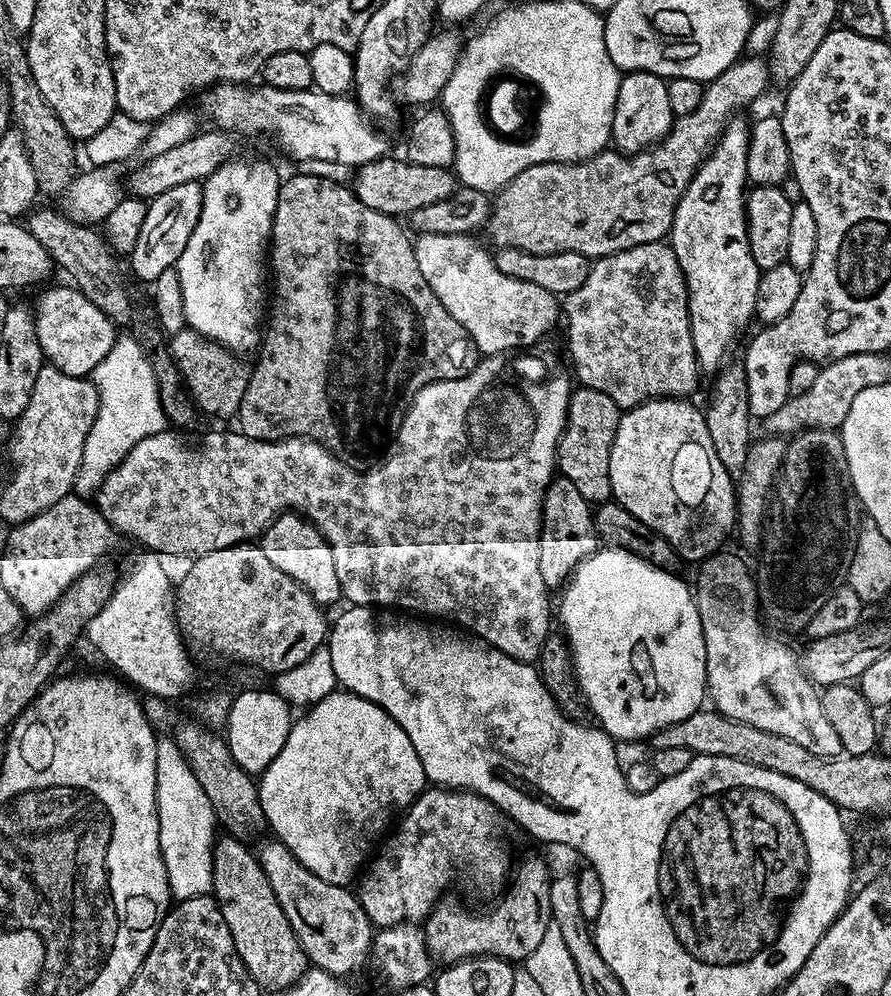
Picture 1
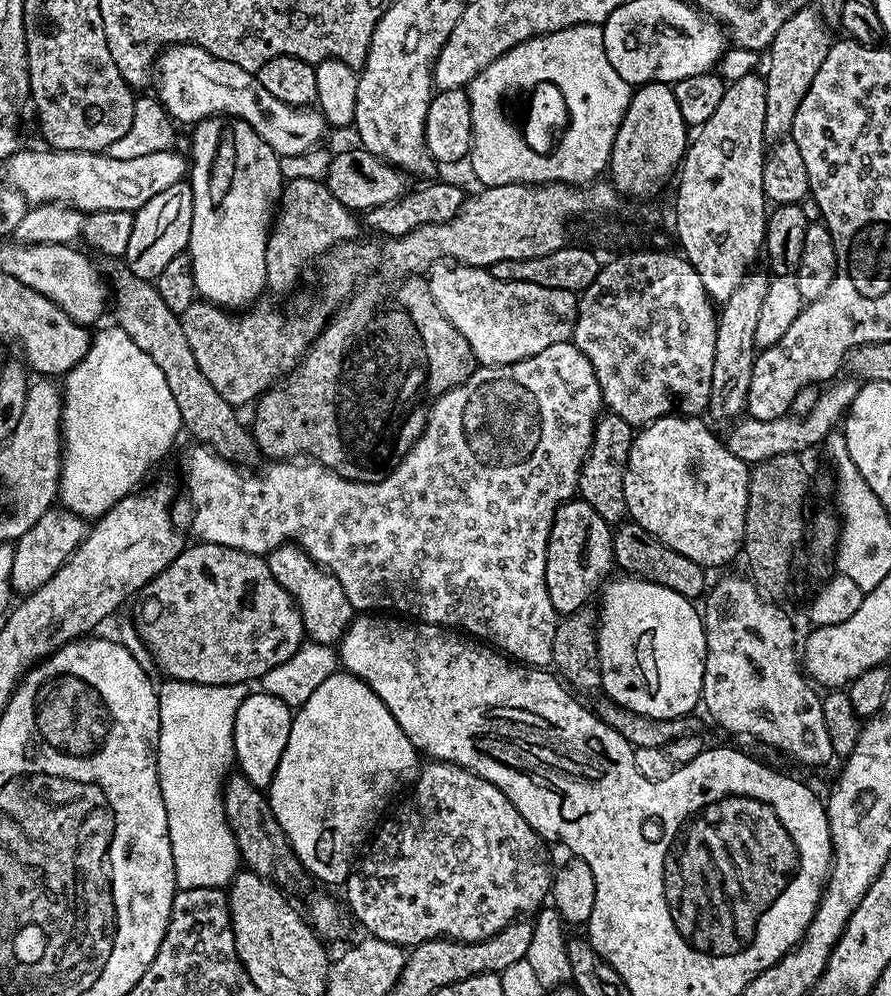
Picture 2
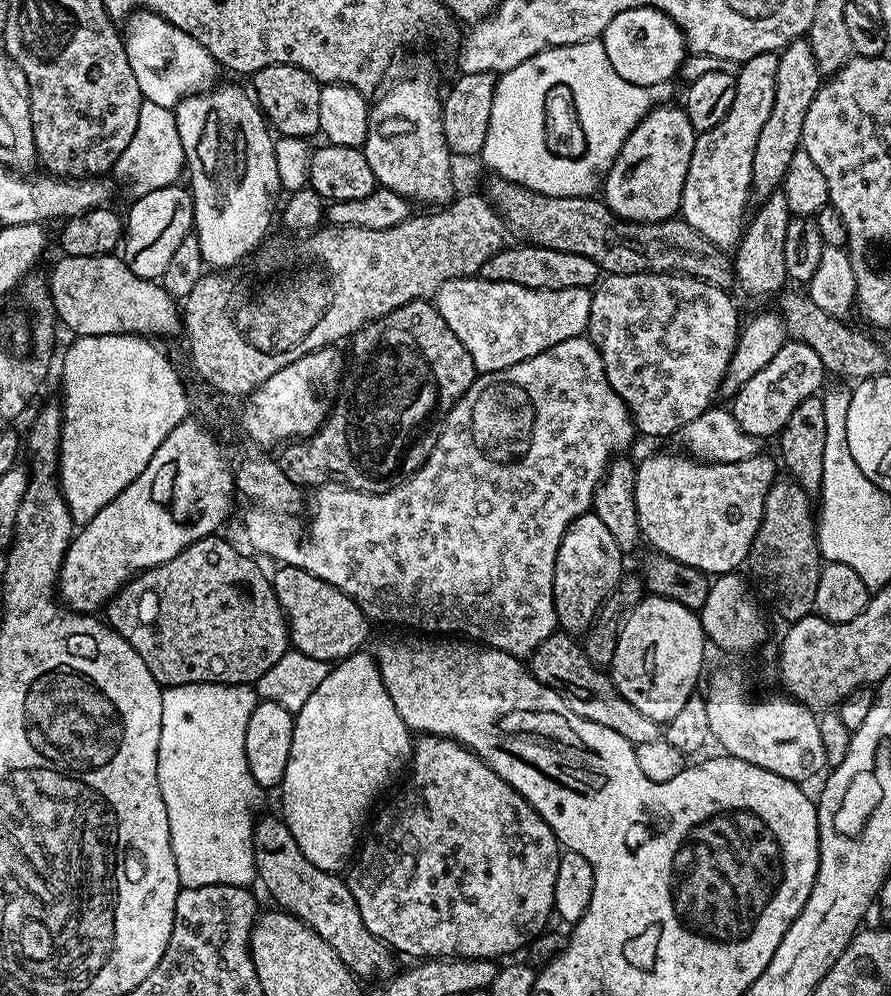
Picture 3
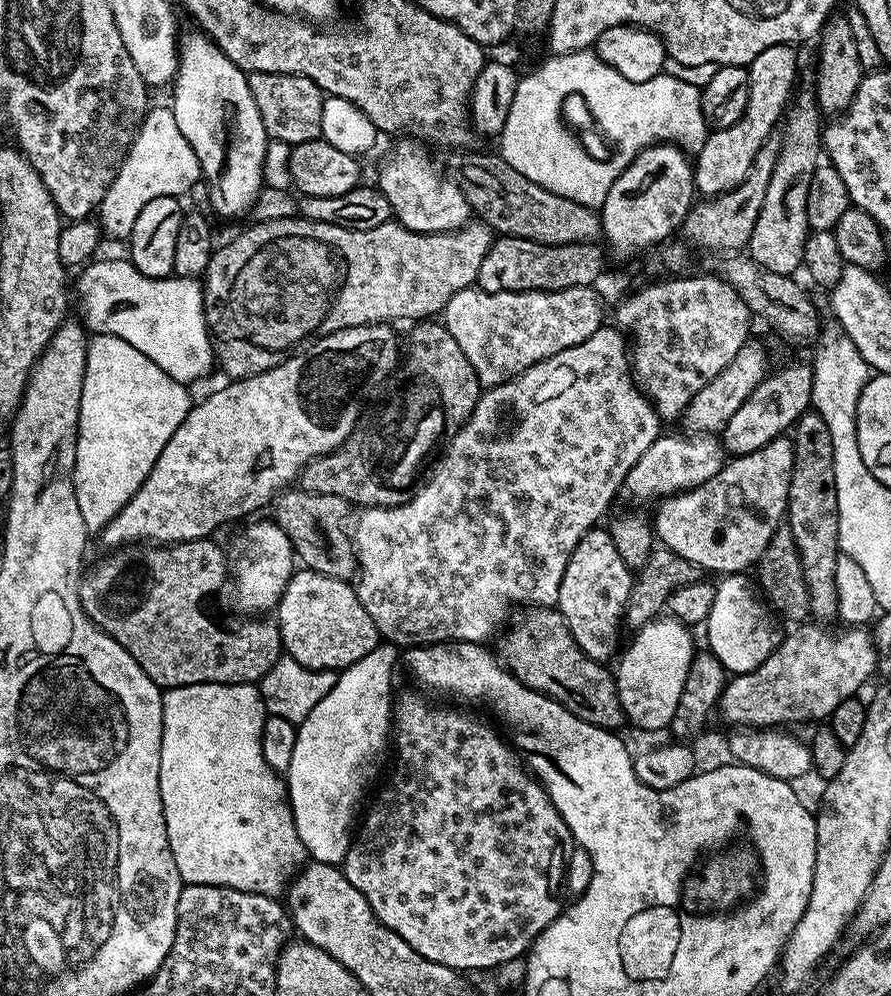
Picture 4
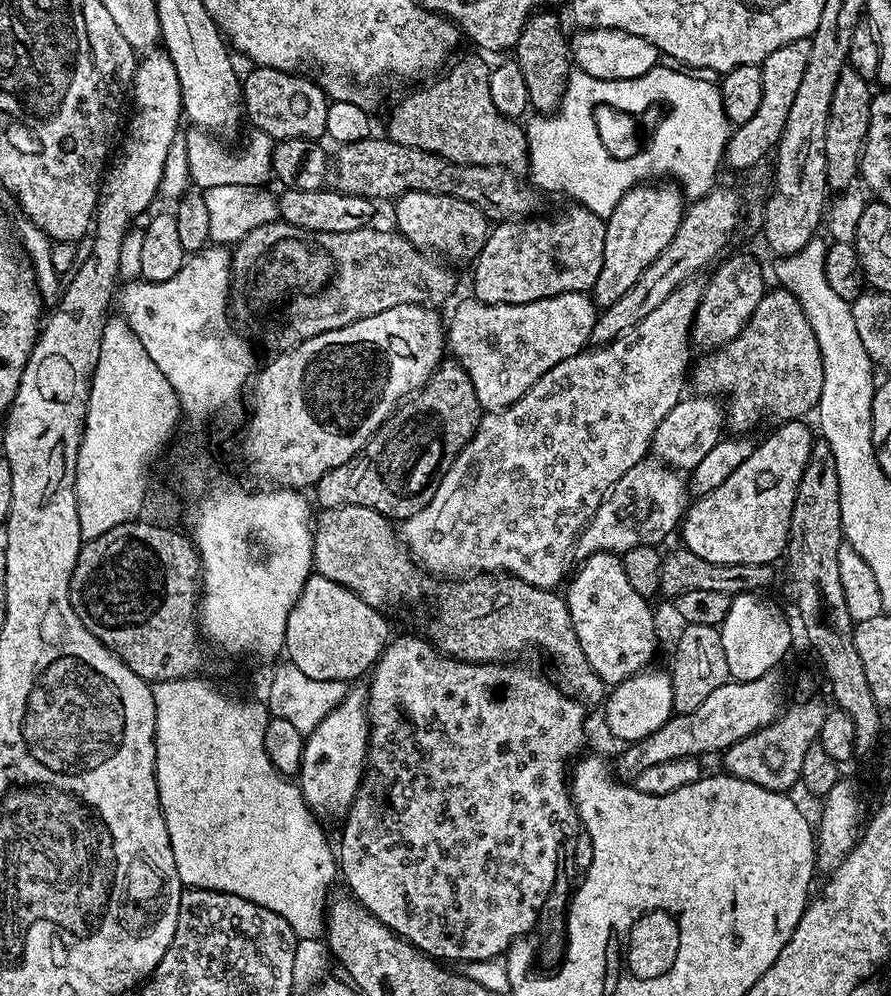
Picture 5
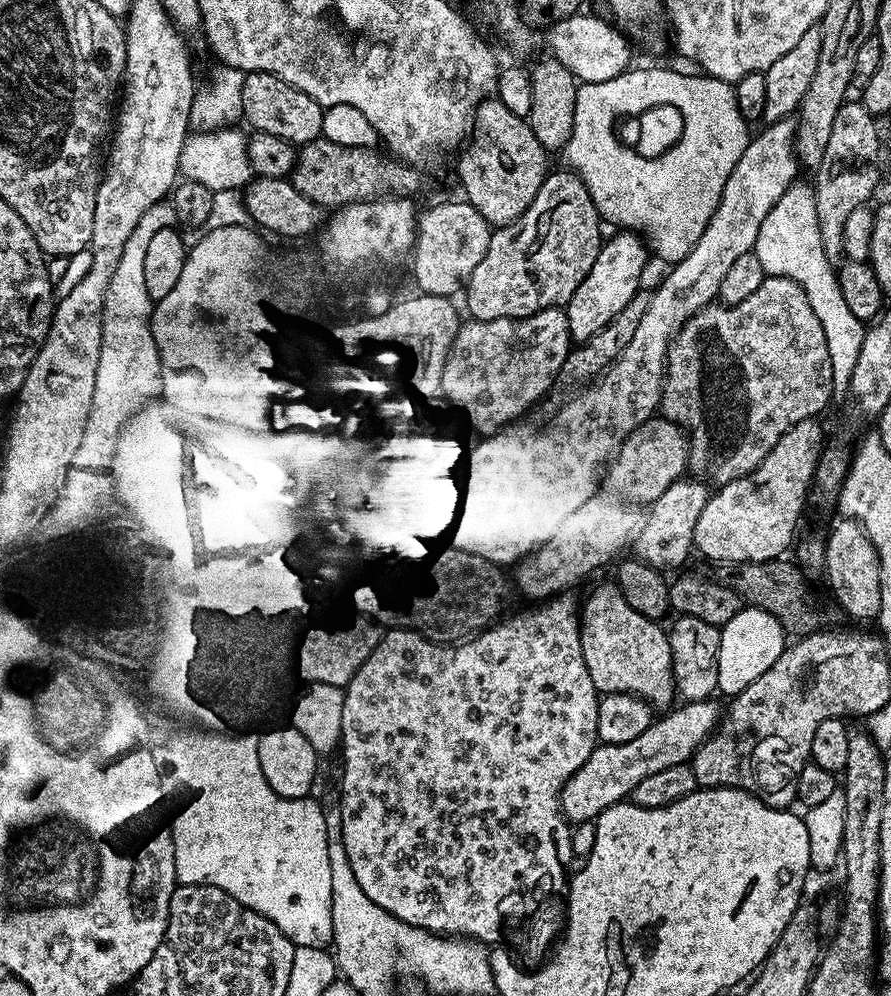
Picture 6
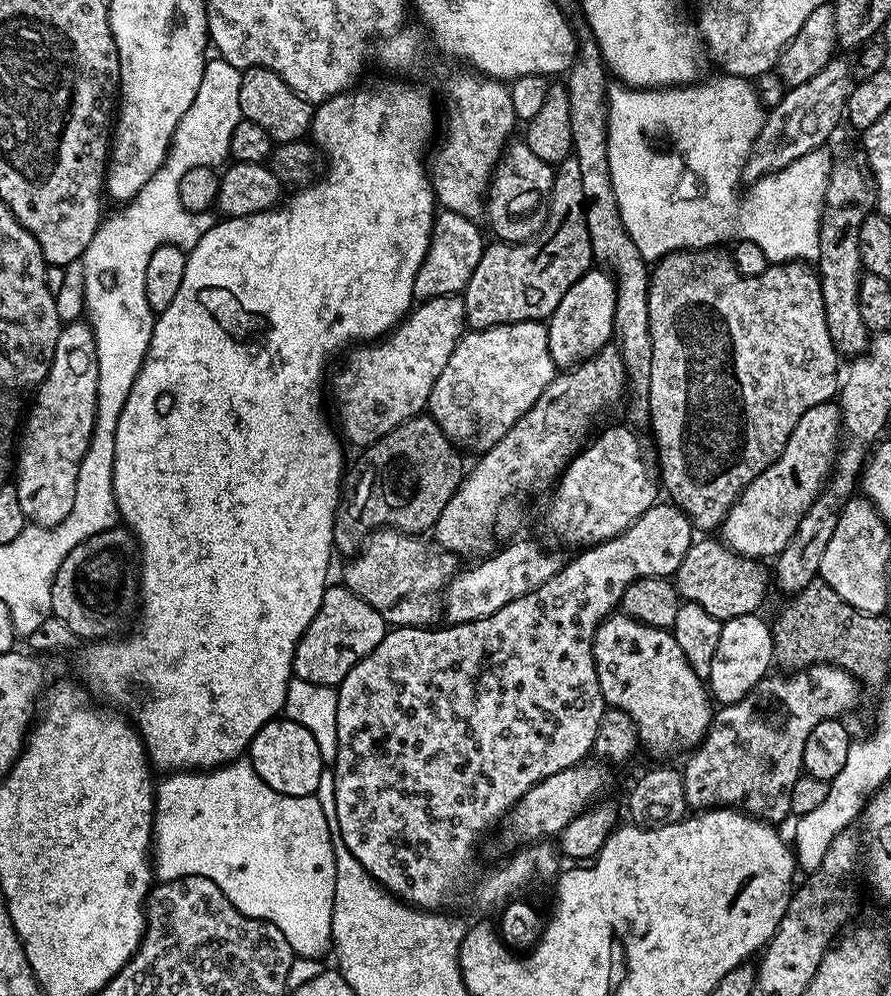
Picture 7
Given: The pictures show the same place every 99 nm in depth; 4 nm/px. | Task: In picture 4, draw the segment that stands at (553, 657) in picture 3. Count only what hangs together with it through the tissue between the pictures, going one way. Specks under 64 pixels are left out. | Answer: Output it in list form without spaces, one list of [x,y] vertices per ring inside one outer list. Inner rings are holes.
[[[536,606],[504,637],[501,635],[498,659],[508,671],[528,688],[556,700],[578,718],[599,728],[620,730],[626,717],[620,709],[616,678],[603,663],[591,660],[574,642],[562,614],[552,606]]]

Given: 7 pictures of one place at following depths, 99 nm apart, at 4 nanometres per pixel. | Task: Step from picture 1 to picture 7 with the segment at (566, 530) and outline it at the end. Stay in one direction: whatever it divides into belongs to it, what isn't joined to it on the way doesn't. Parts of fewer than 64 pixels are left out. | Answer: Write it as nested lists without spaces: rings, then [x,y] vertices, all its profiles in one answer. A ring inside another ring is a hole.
[[[613,614],[598,626],[592,653],[605,705],[622,710],[634,718],[634,726],[645,749],[648,747],[656,756],[676,756],[679,752],[691,753],[704,743],[704,735],[712,724],[714,701],[705,681],[694,674],[690,662],[686,662],[682,646],[678,646],[669,629],[646,626],[629,616]]]

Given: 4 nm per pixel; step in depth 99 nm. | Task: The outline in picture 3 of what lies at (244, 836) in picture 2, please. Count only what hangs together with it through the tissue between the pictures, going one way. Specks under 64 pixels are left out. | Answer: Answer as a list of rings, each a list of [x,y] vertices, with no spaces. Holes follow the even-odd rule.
[[[261,815],[257,819],[252,830],[252,849],[259,883],[264,883],[265,890],[280,903],[277,905],[283,911],[297,916],[319,936],[326,938],[326,942],[334,946],[334,954],[342,958],[353,974],[360,978],[372,976],[375,972],[383,978],[393,975],[393,949],[366,930],[362,914],[358,914],[358,902],[354,902],[354,894],[350,894],[347,883],[339,875],[318,870],[318,866],[302,854],[298,842],[294,842],[294,834],[290,834],[279,815]]]

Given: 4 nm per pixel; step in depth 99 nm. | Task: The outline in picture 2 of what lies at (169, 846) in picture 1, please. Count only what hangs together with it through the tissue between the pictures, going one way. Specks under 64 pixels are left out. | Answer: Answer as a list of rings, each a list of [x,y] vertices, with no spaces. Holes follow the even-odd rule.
[[[171,678],[163,682],[158,688],[160,733],[156,773],[172,833],[170,850],[174,854],[176,882],[180,888],[227,886],[241,871],[242,861],[226,818],[224,781],[233,771],[236,758],[234,718],[249,689],[242,684],[206,686]]]

